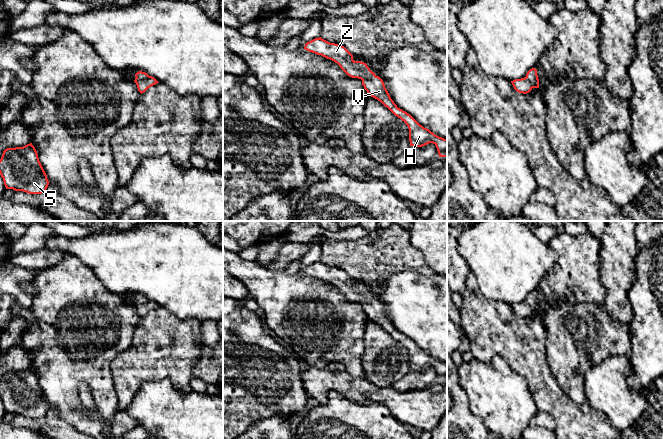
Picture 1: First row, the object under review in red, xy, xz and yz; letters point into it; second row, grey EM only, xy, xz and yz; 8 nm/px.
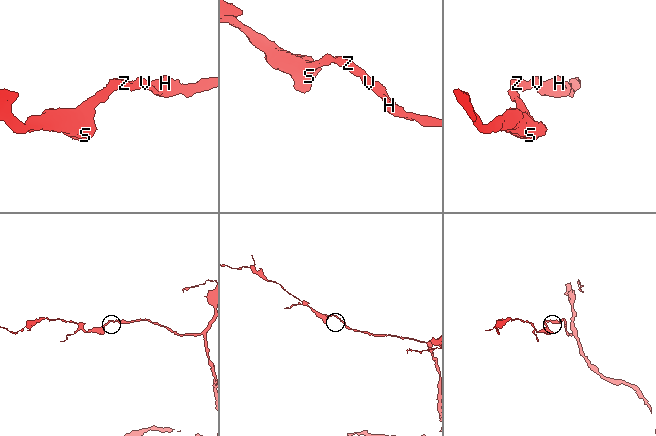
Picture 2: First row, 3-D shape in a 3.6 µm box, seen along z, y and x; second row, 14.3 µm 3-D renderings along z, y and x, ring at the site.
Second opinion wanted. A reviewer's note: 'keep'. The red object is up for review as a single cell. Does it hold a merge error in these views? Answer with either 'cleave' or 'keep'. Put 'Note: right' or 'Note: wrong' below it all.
keep
Note: right

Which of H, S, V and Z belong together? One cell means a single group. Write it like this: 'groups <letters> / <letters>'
groups H S V Z

